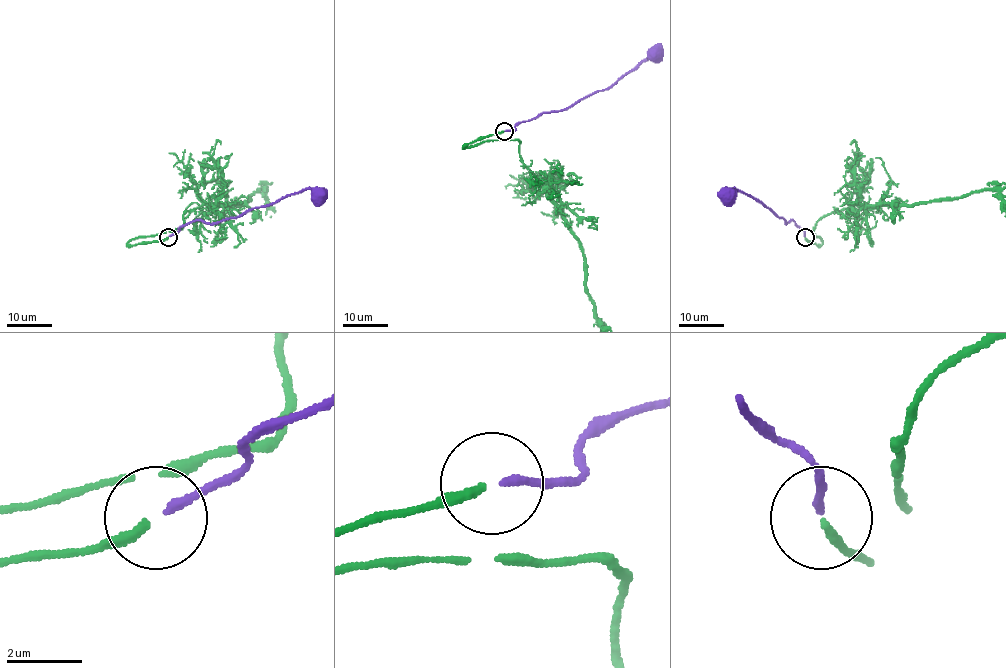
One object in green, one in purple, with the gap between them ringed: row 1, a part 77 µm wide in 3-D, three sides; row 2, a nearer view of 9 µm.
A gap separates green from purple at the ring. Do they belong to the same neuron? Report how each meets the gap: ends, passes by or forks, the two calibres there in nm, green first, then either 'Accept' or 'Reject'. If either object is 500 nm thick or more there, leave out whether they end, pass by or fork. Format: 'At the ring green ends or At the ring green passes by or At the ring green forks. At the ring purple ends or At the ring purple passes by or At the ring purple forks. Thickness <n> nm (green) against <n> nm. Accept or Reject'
At the ring green ends. At the ring purple ends. Thickness 240 nm (green) against 220 nm. Accept

